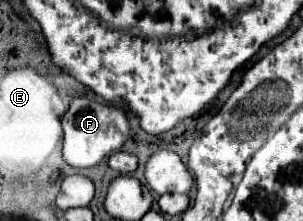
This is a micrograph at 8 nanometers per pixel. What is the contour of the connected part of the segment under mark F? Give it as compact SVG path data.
M86 96L72 100L68 112L62 116L64 128L64 160L74 168L90 168L100 164L106 156L120 150L120 146L130 138L128 118L120 106L104 106Z

